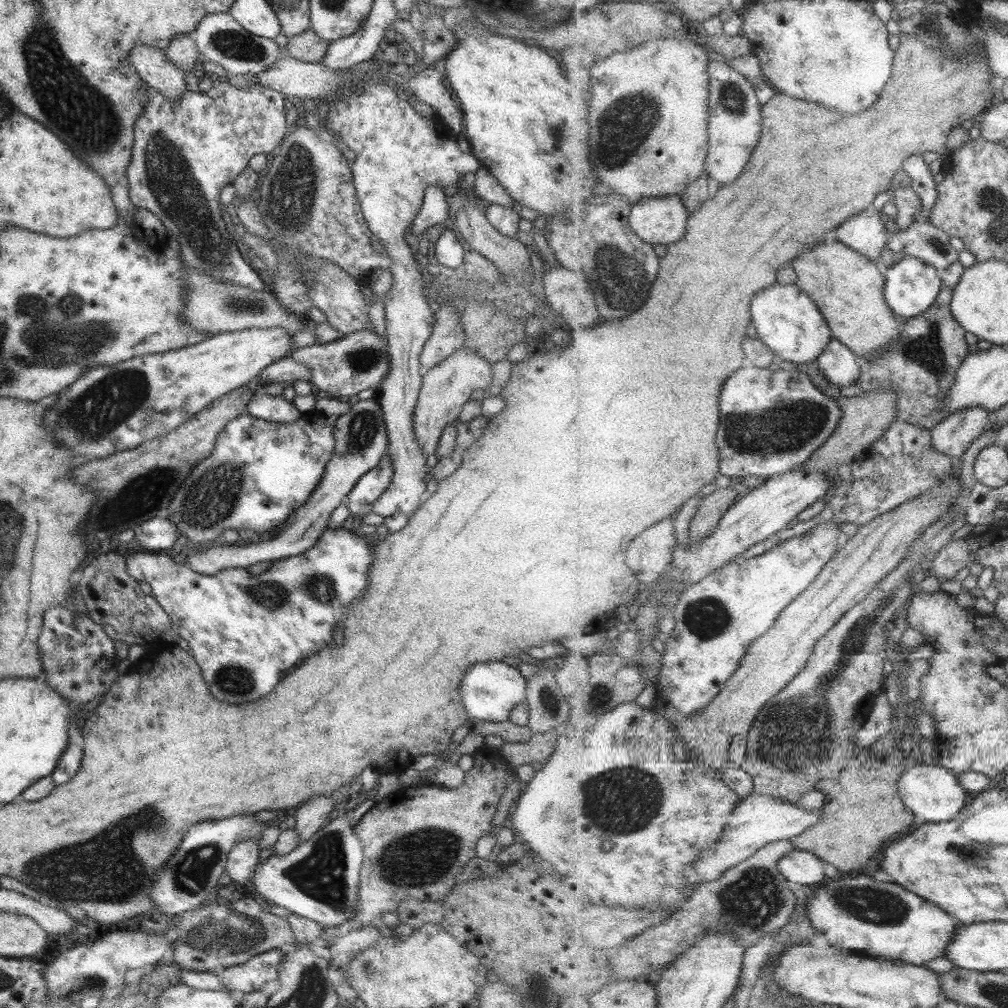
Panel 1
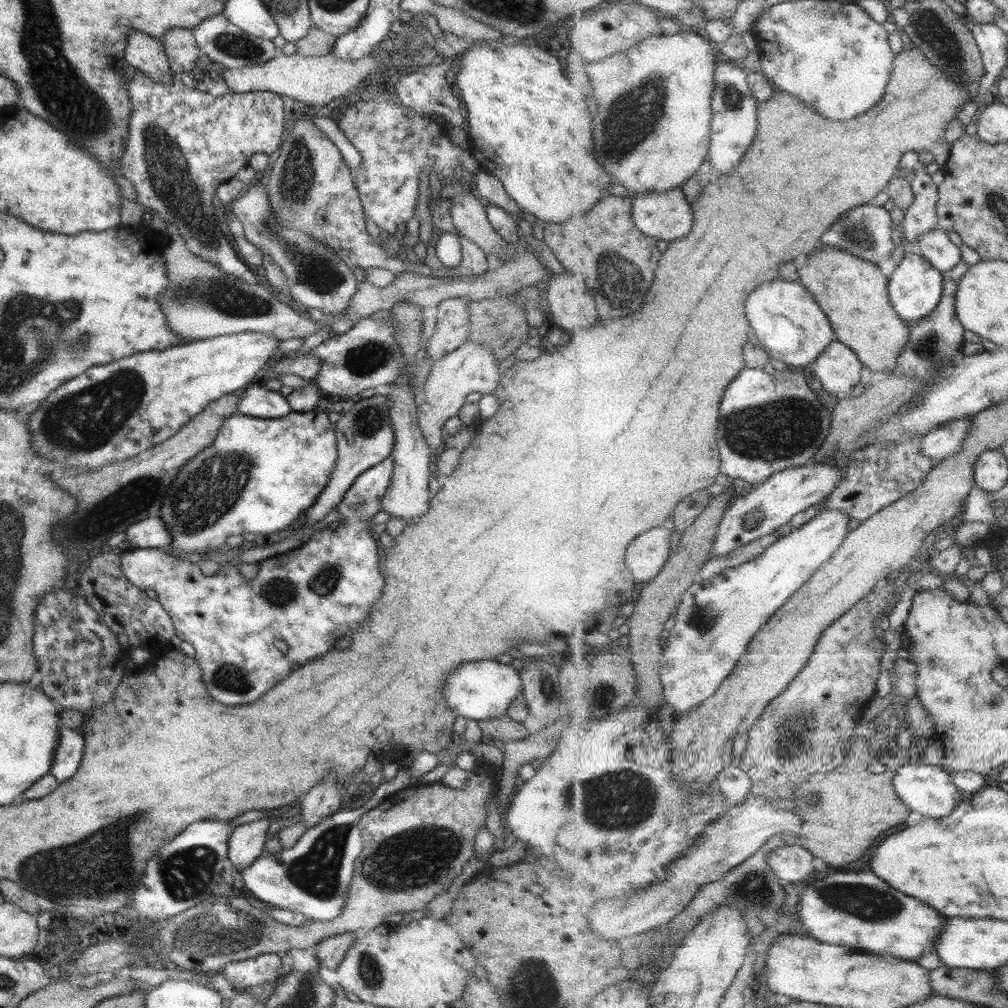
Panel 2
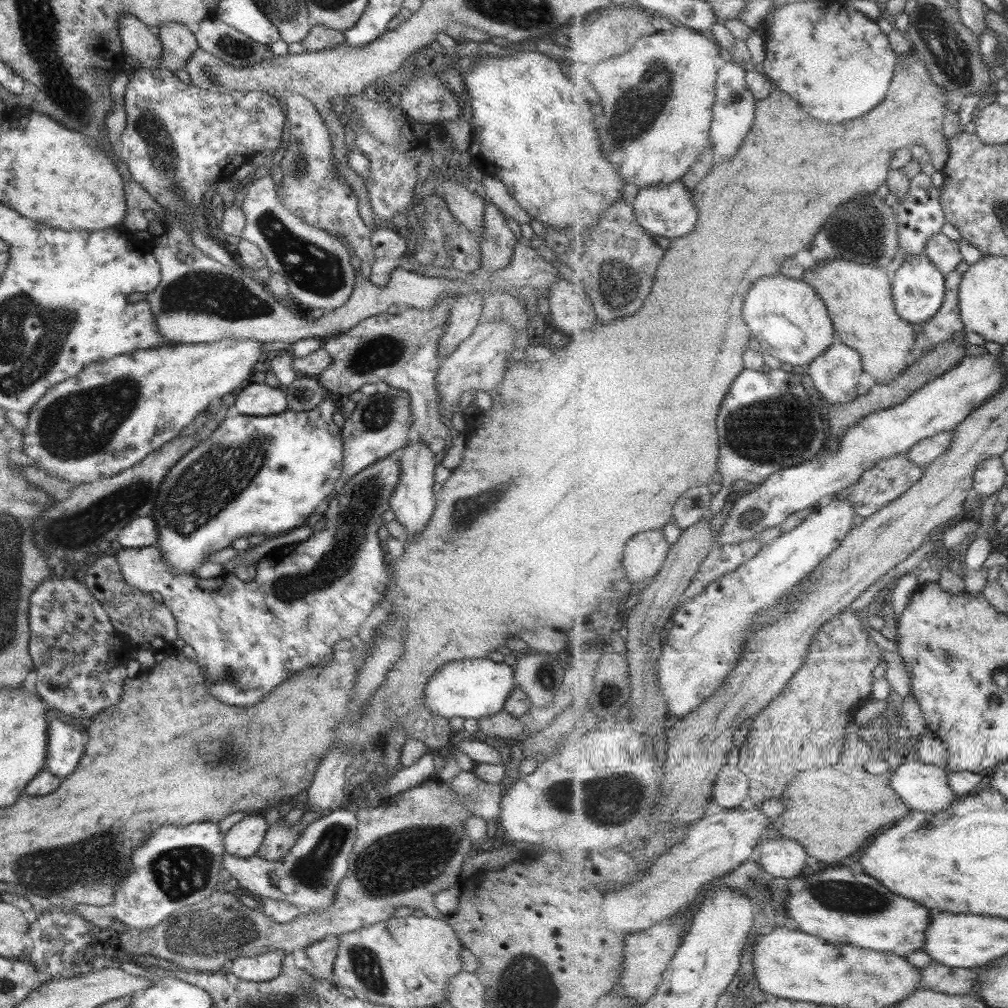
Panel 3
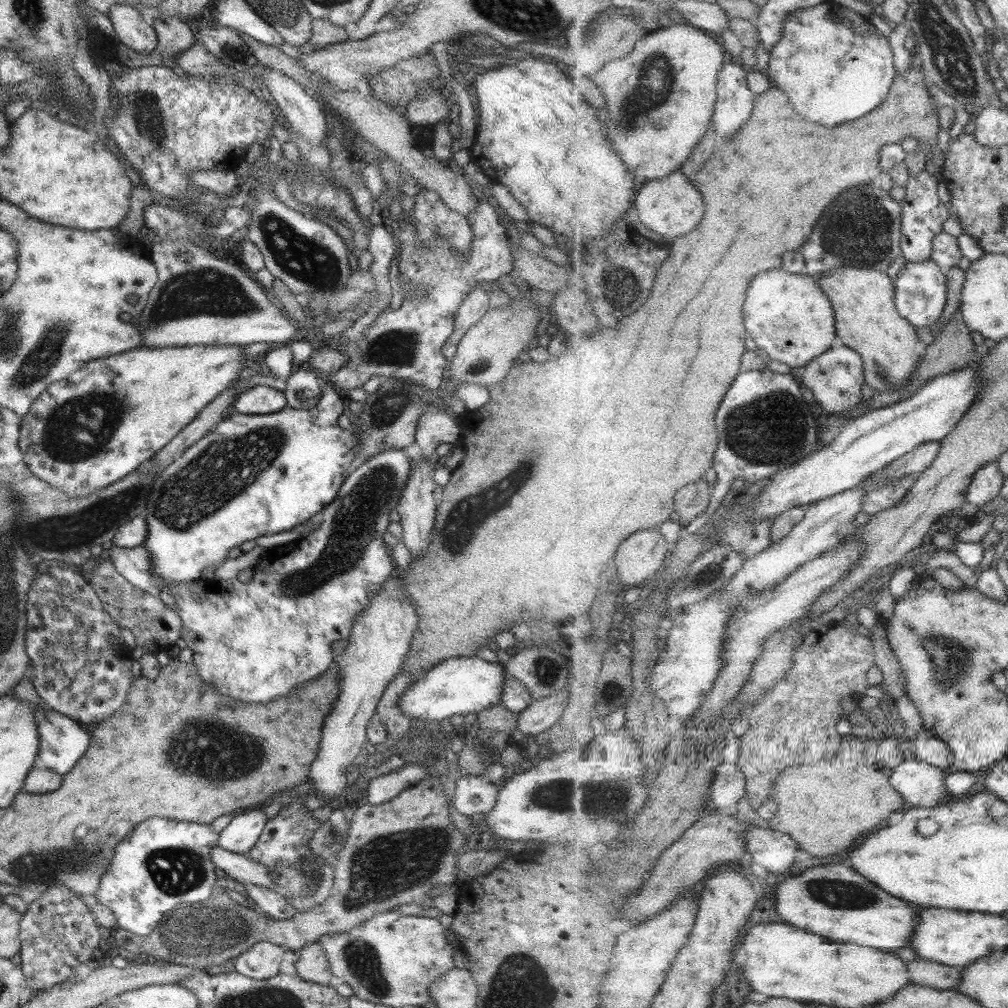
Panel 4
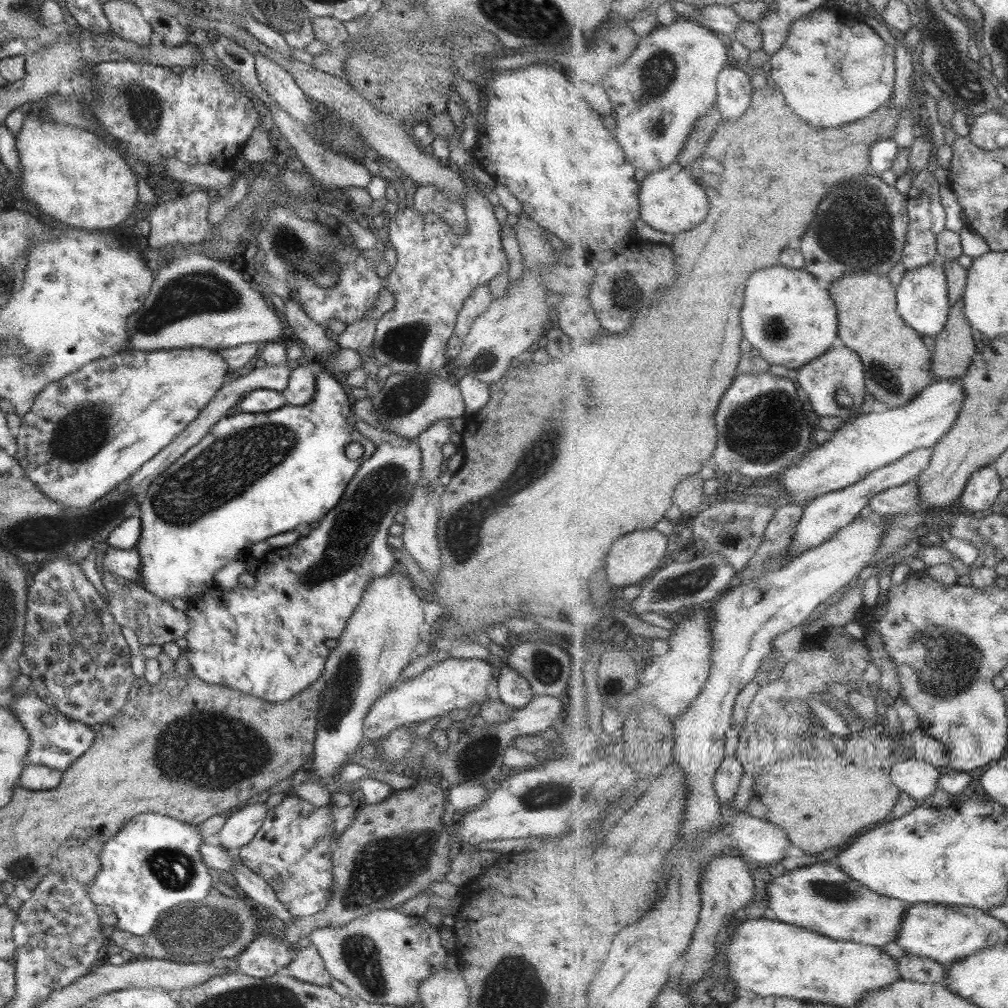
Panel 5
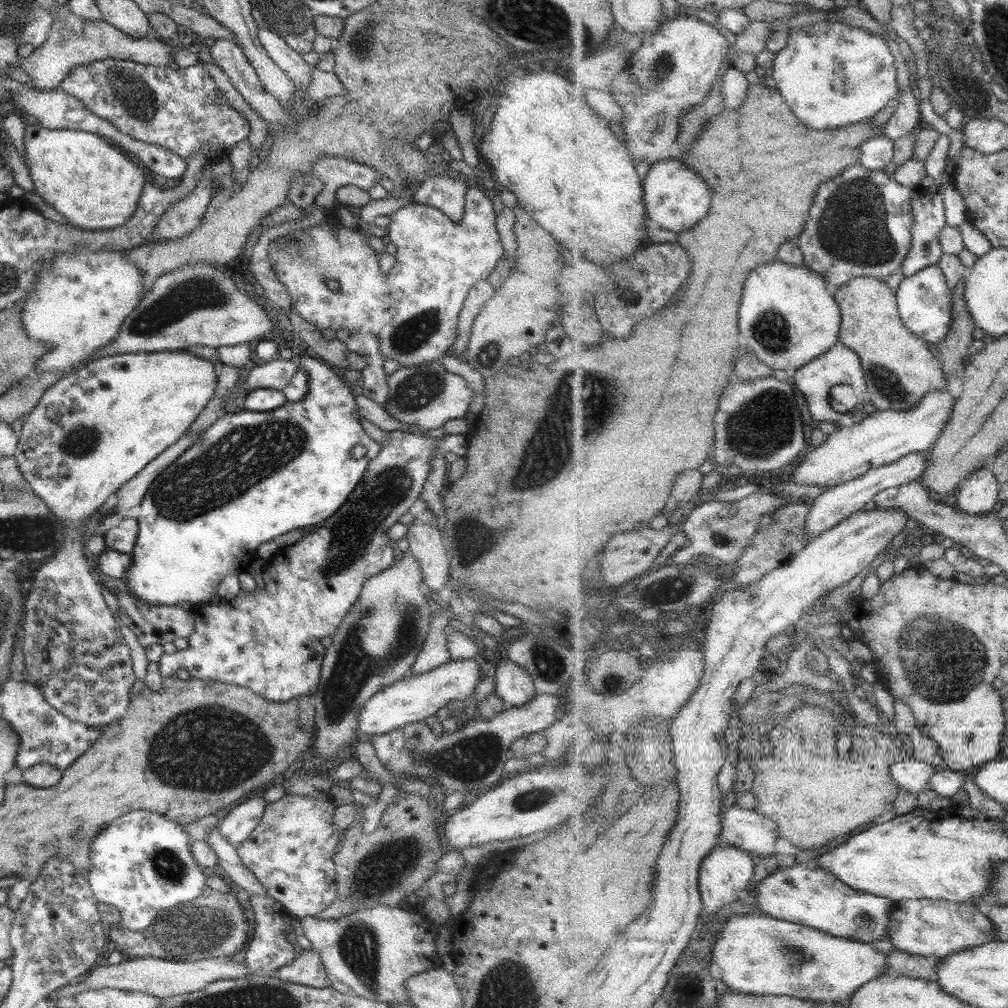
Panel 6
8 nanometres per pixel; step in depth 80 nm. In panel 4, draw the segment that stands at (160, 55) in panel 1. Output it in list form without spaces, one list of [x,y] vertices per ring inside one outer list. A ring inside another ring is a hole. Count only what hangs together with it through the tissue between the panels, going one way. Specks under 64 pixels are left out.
[[[112,4],[108,19],[119,43],[131,50],[148,53],[156,45],[155,31],[141,18],[141,12],[128,4]]]

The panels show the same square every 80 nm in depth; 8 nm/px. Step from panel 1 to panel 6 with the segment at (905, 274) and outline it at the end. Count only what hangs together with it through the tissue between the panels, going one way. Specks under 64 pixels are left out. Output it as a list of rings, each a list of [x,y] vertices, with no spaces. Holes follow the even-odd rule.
[[[938,264],[931,265],[909,278],[904,277],[896,295],[898,312],[907,328],[923,340],[938,346],[950,332],[953,321],[953,292],[942,268]]]

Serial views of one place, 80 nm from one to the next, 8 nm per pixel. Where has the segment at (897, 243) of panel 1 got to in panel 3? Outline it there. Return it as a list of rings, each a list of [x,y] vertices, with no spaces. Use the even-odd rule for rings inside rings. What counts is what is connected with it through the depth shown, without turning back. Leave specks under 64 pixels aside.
[[[943,232],[929,240],[925,253],[942,269],[944,275],[957,270],[957,266],[964,261],[960,250],[960,242],[951,240]]]

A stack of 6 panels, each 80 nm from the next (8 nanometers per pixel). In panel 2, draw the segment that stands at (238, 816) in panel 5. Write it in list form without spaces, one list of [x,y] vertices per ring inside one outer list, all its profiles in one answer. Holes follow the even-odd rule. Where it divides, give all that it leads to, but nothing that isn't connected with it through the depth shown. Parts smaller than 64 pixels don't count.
[[[265,816],[232,828],[227,841],[225,860],[228,860],[233,870],[238,872],[261,856],[268,826],[269,819]]]

